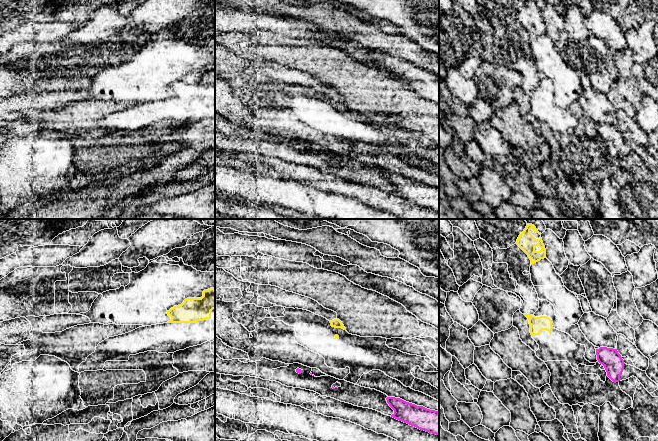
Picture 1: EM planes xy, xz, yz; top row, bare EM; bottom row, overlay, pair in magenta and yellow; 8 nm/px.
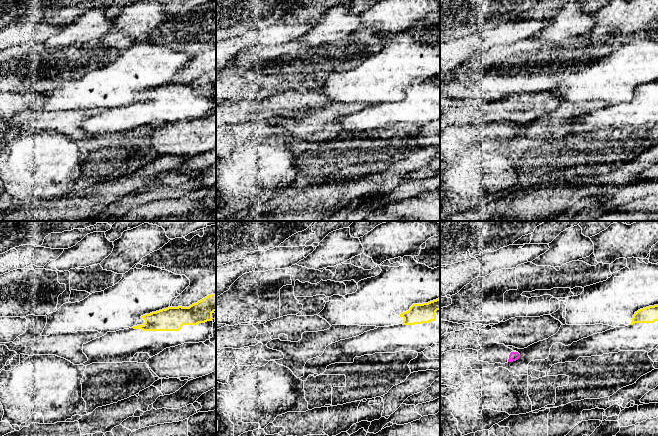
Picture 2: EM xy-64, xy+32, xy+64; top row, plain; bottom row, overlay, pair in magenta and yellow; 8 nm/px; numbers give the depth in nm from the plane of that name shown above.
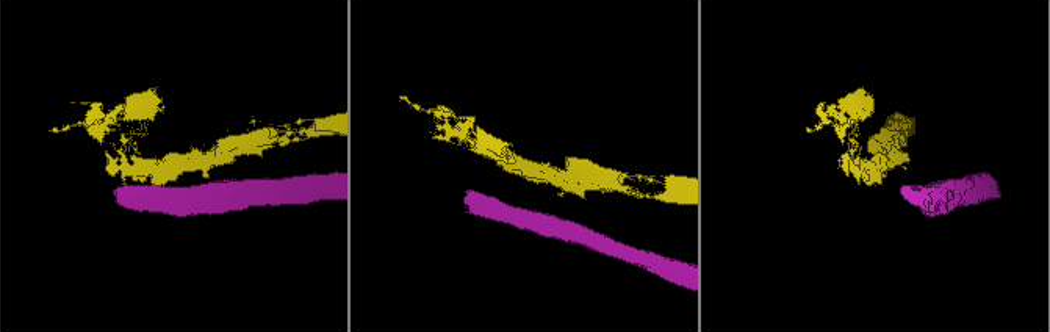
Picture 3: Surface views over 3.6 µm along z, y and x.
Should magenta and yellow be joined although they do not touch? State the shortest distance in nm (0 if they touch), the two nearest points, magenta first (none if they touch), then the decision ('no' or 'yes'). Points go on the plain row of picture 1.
340 nm | xz (320, 152), (337, 114) | no

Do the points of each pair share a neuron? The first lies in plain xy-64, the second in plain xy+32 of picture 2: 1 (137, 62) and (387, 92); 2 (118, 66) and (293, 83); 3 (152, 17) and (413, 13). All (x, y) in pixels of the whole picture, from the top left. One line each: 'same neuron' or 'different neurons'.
1: same neuron
2: different neurons
3: same neuron

